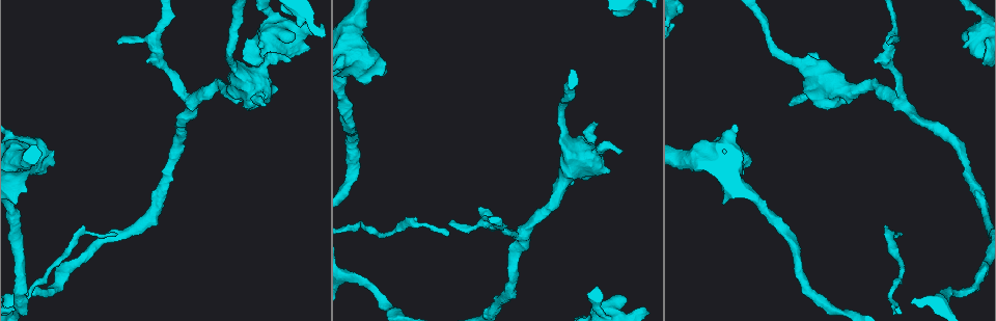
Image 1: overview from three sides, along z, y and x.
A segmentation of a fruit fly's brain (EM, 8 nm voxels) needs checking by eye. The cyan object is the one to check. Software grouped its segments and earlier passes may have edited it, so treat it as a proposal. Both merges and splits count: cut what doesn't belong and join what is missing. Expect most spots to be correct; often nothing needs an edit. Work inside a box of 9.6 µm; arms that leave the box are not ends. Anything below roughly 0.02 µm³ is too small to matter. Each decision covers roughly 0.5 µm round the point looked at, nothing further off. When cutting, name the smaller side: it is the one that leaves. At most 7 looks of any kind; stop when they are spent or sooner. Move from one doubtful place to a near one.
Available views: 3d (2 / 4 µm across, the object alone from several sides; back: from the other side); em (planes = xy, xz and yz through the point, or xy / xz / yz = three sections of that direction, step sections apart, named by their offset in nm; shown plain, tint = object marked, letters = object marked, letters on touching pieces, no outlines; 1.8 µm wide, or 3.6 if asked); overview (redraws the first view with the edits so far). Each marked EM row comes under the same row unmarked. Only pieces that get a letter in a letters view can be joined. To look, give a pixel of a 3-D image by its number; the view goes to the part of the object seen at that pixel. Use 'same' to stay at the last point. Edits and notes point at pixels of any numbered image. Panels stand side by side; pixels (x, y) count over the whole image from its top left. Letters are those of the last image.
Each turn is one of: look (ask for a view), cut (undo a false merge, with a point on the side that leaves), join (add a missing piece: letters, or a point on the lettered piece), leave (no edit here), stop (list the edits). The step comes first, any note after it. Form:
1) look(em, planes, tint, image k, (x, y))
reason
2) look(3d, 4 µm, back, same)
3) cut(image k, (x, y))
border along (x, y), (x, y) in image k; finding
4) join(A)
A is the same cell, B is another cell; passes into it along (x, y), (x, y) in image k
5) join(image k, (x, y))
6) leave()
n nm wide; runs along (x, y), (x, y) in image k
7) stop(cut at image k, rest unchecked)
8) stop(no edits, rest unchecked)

look(3d, 2 µm, image 1, (446, 235))
thin end

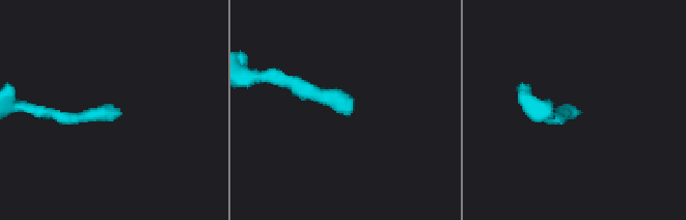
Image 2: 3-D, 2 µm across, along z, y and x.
look(em, planes, letters, image 2, (350, 113))
need the tissue

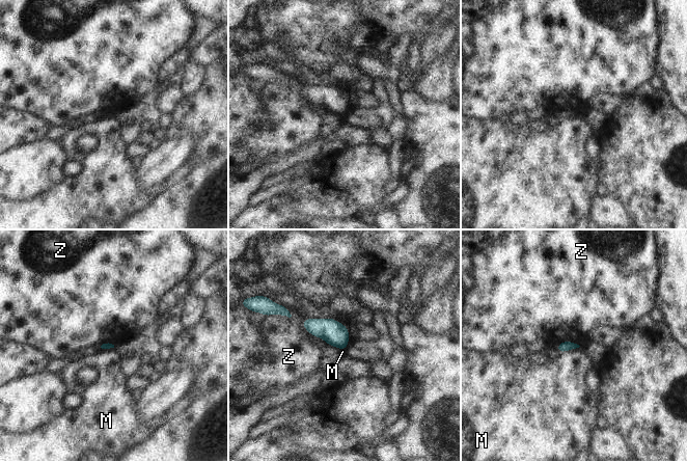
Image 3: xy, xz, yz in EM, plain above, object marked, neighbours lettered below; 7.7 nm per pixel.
leave()
Z touches over 170 nm; M and Z are other cells; none of them fits

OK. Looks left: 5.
look(em, xz, step 16, tint, image 1, (622, 150))

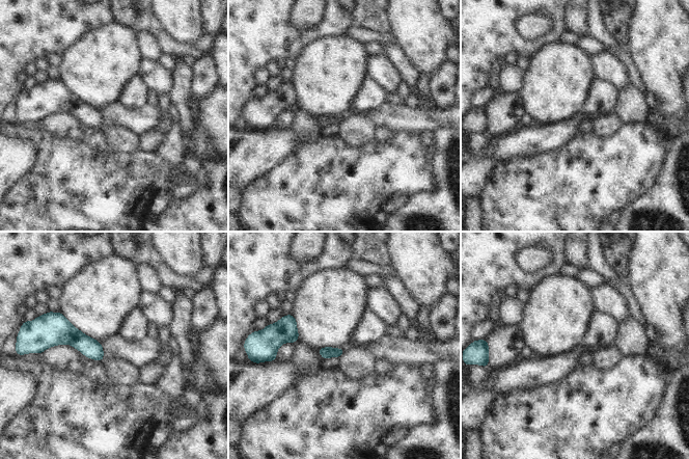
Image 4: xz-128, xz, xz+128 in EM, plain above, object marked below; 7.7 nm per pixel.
look(em, yz, step 4, letters, same)

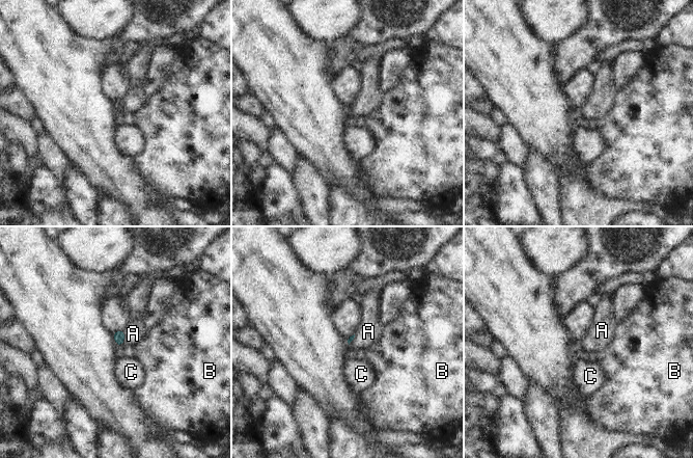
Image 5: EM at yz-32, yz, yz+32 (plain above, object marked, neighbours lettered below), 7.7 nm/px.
leave()
A, B and C are other cells; border along (125, 330), (125, 342), (122, 344) in image 5; no lettered piece goes on from it

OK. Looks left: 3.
look(em, yz, step 4, tint, image 1, (452, 223))
free end

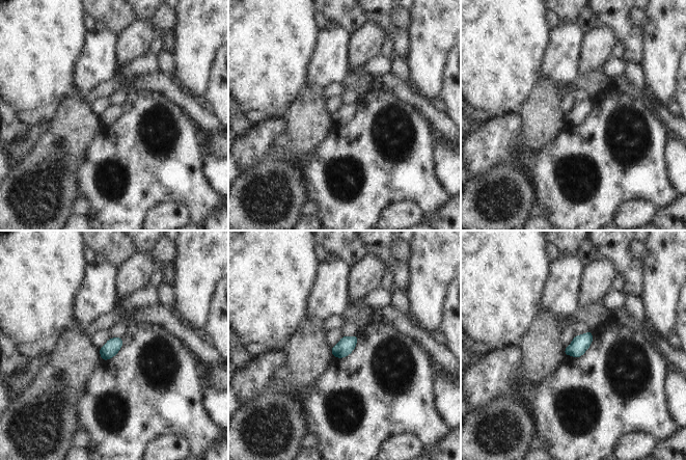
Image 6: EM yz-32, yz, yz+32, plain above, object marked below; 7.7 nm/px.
look(em, planes, letters, same)
another direction

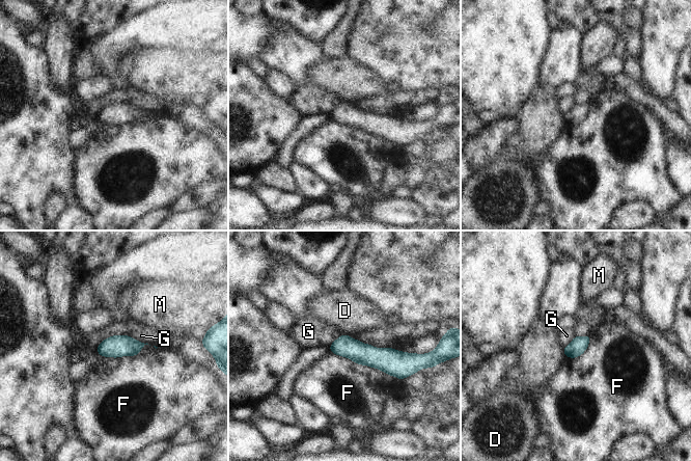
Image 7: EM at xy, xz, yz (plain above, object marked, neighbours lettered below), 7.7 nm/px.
leave()
D, F, G and M are other cells; runs along (332, 347), (406, 358) in image 7; none of them fits

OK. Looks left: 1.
stop(no edits, rest unchecked)

